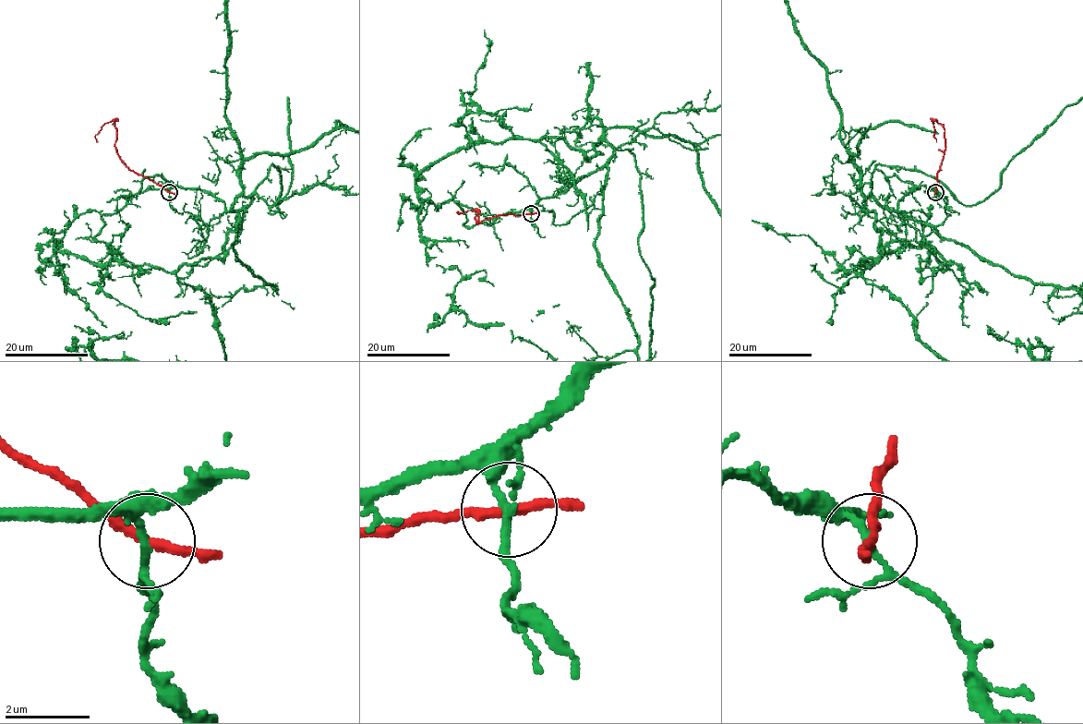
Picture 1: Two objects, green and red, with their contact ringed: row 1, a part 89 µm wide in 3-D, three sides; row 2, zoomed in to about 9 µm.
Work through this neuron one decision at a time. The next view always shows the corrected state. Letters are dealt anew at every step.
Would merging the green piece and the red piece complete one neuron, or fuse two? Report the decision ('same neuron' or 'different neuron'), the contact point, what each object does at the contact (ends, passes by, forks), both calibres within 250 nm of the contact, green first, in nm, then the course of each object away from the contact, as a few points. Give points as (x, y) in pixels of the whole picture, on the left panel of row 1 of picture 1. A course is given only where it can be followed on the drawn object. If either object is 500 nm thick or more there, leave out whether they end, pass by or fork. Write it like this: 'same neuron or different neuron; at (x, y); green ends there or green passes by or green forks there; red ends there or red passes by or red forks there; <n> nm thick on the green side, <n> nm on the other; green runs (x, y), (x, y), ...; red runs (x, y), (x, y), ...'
different neuron; at (169, 192); green forks there; red passes by; 140 nm thick on the green side, 240 nm on the other; red runs (169, 192), (135, 173), (120, 158), (114, 146), (114, 121), (102, 126), (95, 136), (97, 141)

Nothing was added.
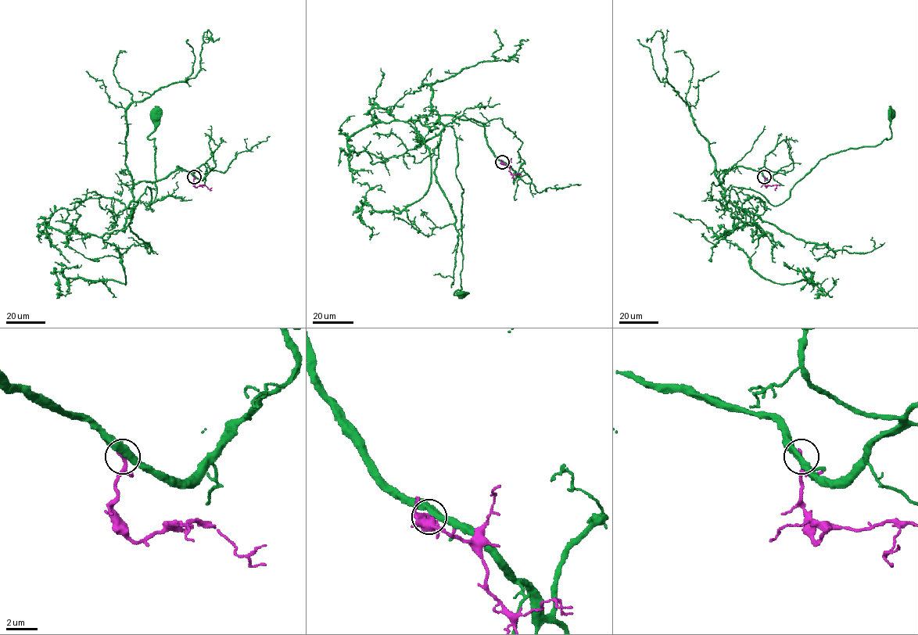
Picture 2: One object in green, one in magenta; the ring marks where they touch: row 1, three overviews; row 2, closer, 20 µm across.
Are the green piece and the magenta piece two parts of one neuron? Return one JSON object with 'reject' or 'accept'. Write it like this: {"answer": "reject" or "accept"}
{"answer": "reject"}

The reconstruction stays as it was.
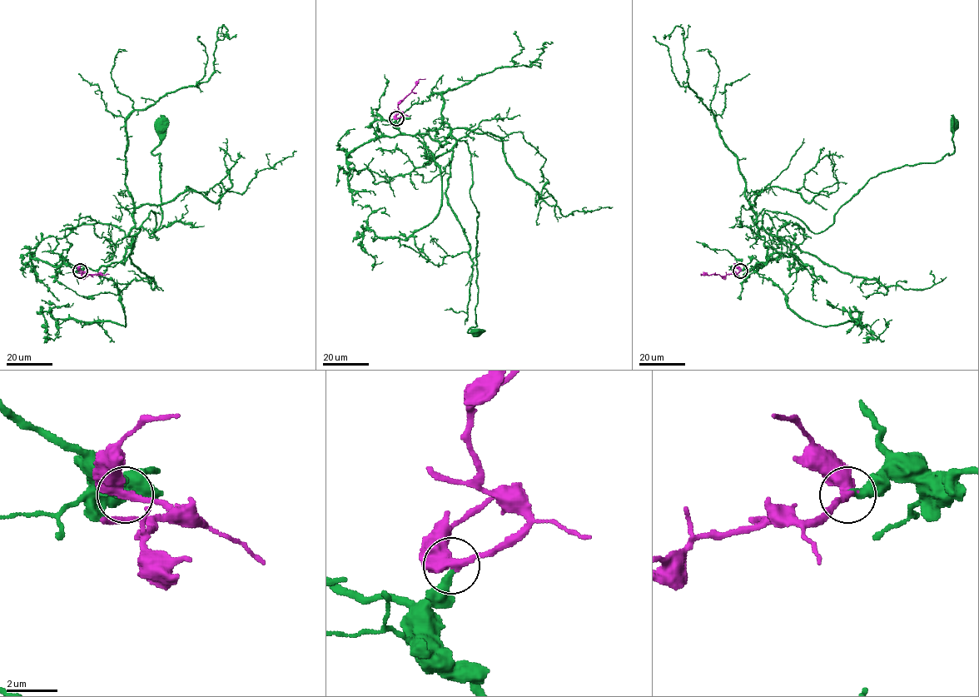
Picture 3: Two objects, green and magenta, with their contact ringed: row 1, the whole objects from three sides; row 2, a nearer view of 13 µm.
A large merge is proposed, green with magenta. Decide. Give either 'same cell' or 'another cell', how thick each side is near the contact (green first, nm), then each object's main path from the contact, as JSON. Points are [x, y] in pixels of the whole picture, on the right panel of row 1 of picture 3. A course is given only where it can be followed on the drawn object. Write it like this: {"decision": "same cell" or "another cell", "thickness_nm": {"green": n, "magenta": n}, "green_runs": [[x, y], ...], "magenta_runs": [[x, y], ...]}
{"decision": "same cell", "thickness_nm": {"green": 320, "magenta": 440}, "green_runs": [[740, 271], [768, 259], [757, 228], [766, 211], [821, 232], [870, 179], [952, 152], [956, 124]], "magenta_runs": [[740, 271], [721, 276], [700, 274]]}

